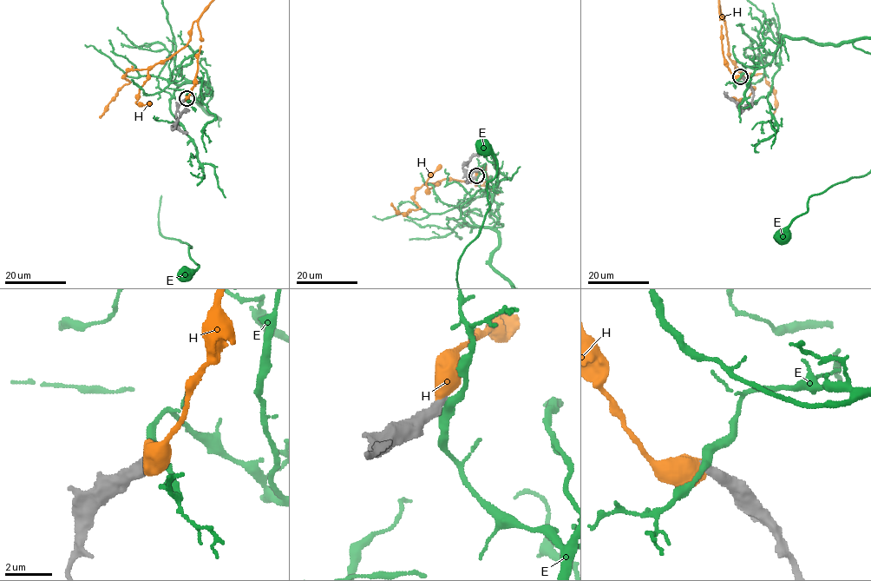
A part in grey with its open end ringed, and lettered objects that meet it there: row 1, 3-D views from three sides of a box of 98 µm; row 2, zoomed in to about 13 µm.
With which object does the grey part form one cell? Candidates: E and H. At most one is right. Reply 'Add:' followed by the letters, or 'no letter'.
Add: no letter

